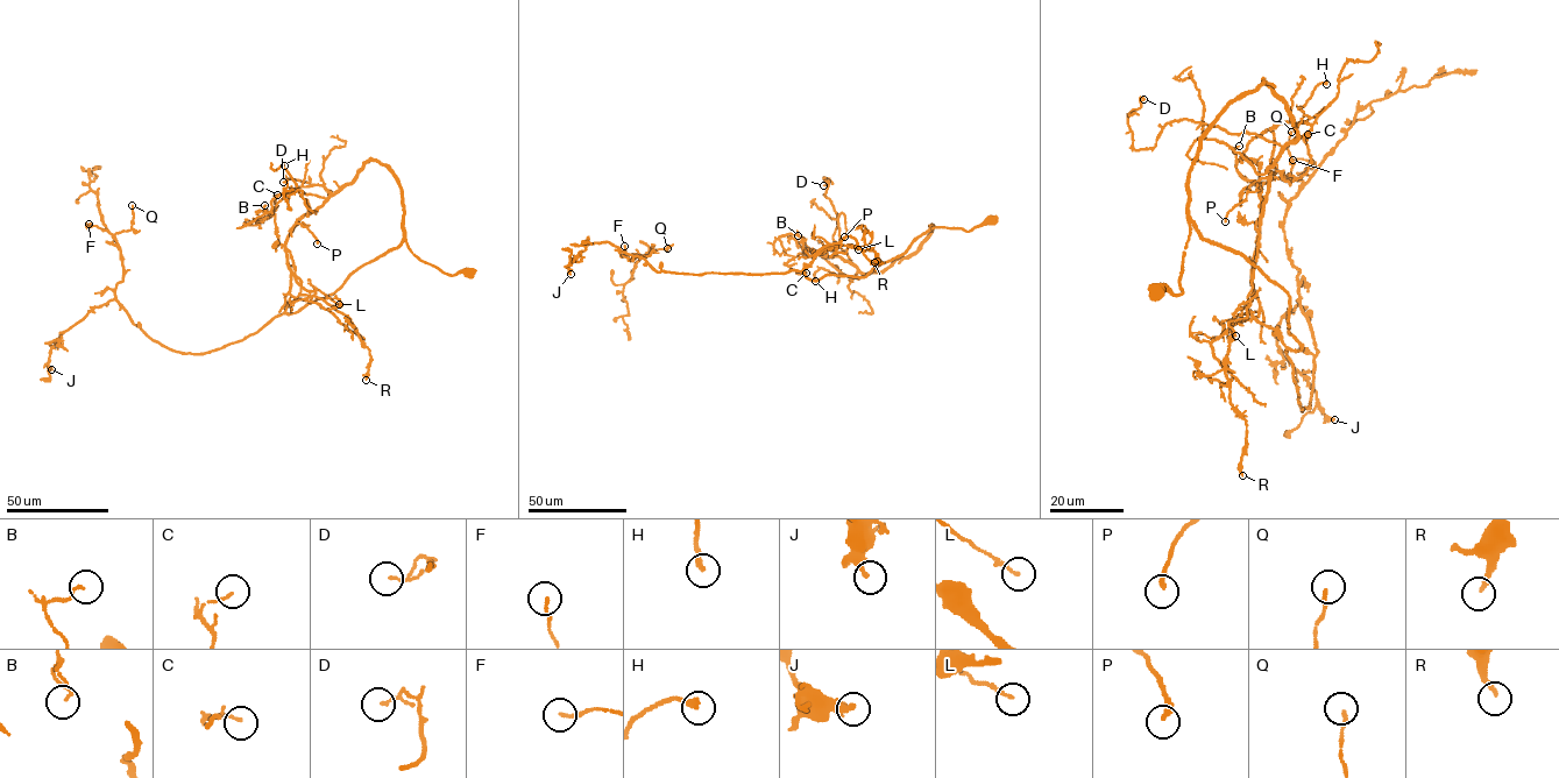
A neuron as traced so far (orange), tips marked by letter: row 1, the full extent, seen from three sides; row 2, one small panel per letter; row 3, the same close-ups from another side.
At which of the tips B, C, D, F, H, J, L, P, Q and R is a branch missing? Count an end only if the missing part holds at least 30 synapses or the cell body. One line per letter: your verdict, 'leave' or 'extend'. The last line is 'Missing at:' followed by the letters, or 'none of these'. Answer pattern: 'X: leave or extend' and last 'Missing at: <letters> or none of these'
B: leave
C: leave
D: leave
F: leave
H: leave
J: leave
L: leave
P: leave
Q: leave
R: leave
Missing at: none of these

